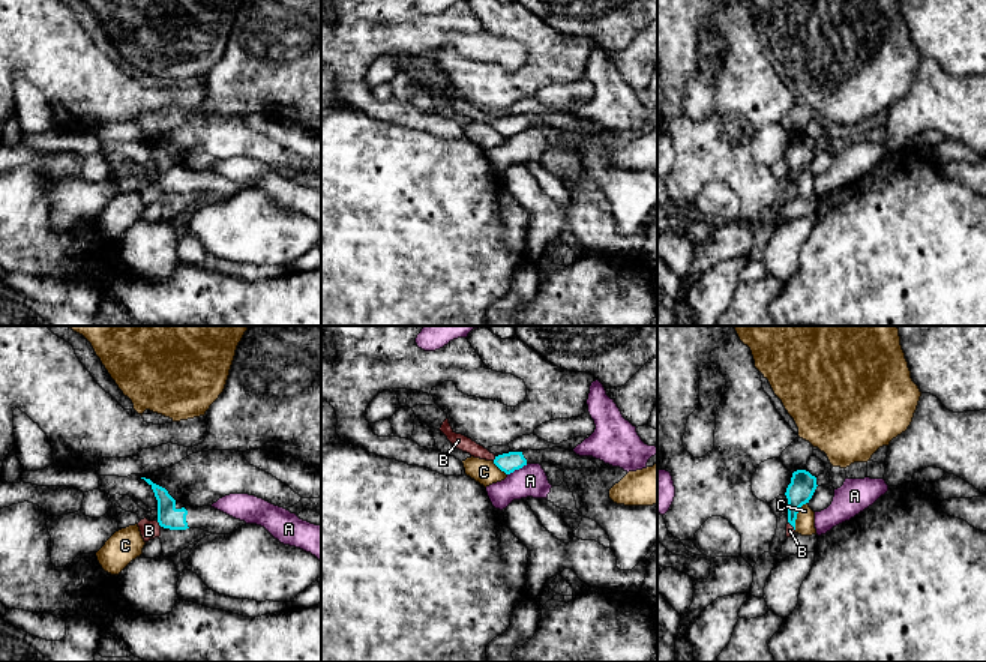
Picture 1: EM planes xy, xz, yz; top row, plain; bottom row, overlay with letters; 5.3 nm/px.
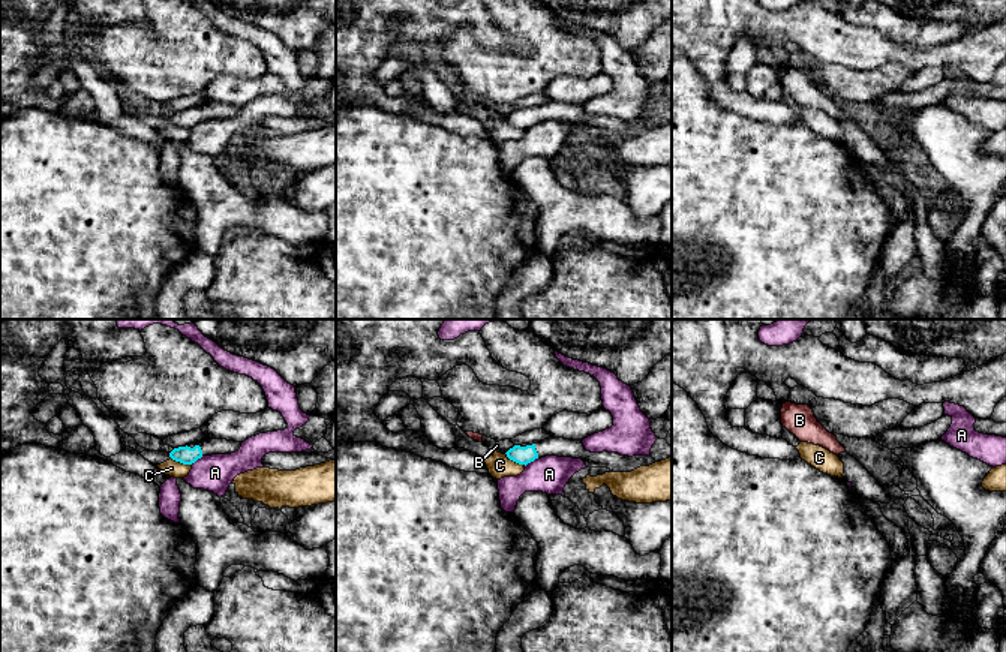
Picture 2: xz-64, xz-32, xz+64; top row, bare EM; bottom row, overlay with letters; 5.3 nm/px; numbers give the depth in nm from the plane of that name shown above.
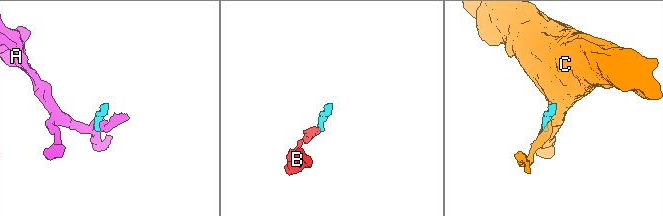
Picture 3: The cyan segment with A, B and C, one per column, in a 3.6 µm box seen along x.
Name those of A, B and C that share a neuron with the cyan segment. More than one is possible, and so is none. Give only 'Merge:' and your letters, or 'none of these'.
Merge: B

